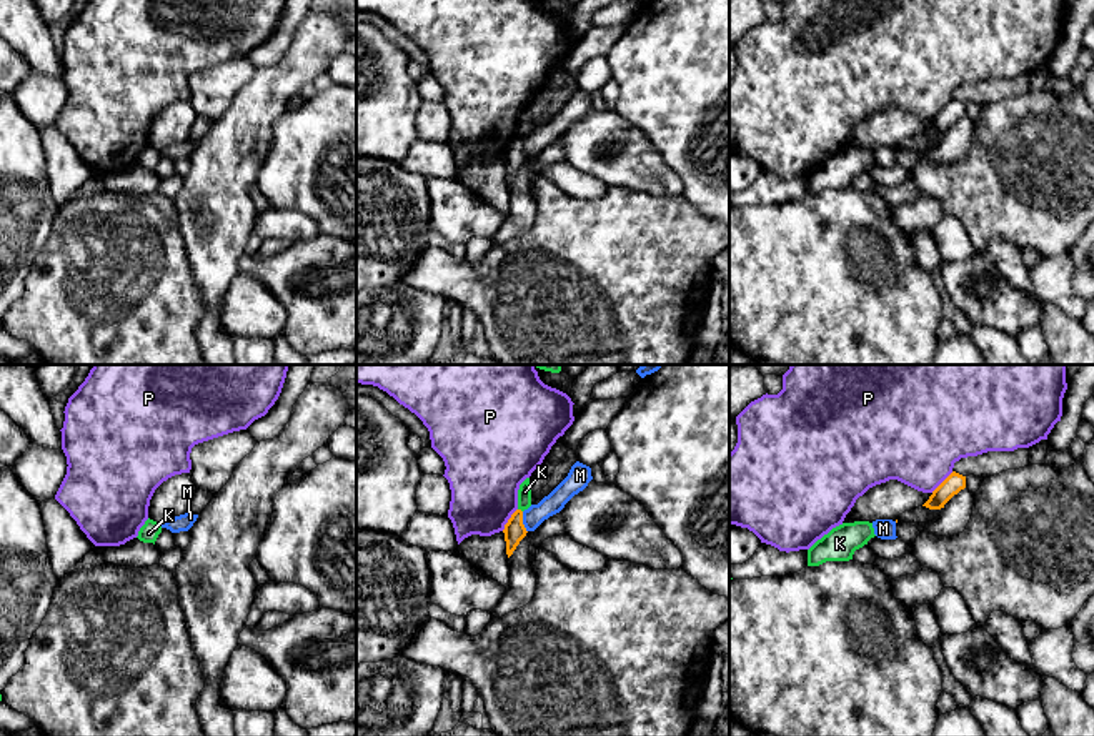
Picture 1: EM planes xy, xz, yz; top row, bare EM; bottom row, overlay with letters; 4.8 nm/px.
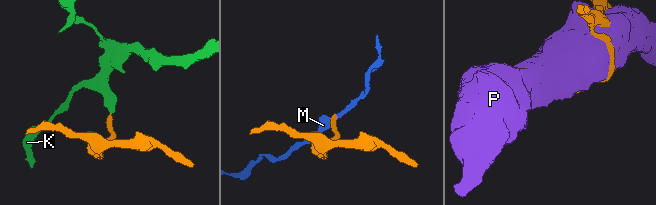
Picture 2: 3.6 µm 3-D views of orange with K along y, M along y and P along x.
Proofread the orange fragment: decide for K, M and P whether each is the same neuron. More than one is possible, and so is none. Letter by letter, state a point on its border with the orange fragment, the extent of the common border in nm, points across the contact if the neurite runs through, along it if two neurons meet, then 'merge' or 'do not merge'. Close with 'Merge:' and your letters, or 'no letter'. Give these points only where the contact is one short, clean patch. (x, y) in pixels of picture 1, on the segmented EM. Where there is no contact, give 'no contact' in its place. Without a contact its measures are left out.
K: xz (520, 510) | 30 nm | along xz (518, 508), (522, 512) | do not merge
M: xz (522, 522) | 110 nm | along xz (522, 512), (527, 532) | do not merge
P: xz (508, 520) | 130 nm | do not merge
Merge: no letter

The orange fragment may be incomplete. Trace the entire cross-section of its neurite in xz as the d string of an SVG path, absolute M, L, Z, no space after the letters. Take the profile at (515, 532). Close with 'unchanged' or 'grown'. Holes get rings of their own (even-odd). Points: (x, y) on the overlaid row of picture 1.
M516 510L508 523L505 525L505 541L506 541L506 554L508 558L513 554L520 541L526 536L526 528L523 525L523 511Z; unchanged

